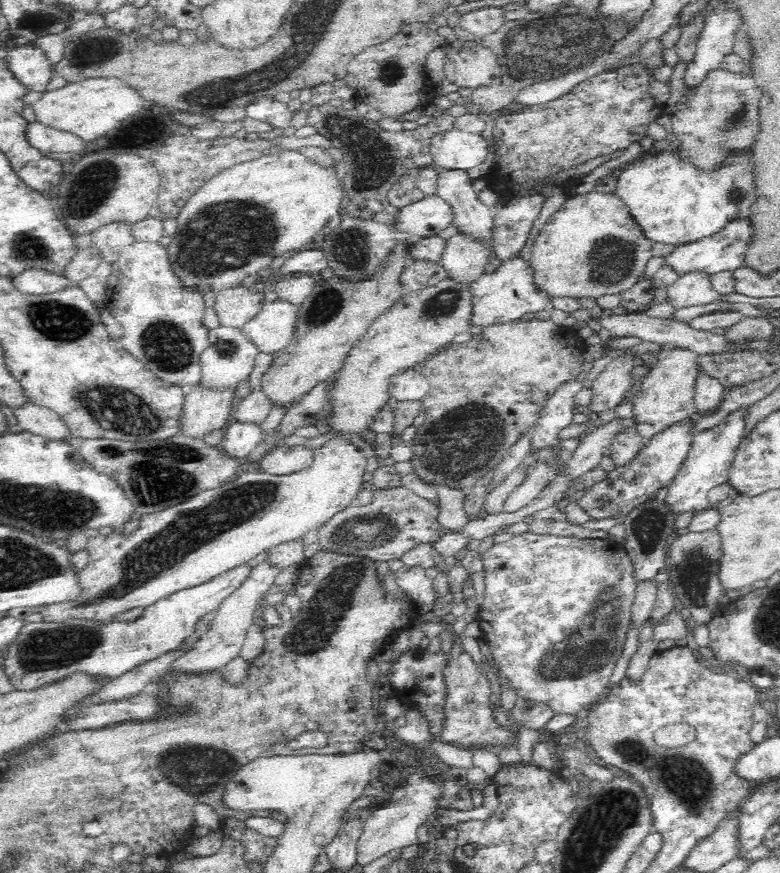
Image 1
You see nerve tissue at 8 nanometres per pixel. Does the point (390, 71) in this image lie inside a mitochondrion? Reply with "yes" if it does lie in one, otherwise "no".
yes

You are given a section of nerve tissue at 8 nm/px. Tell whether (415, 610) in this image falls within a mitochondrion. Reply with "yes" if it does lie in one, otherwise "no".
no

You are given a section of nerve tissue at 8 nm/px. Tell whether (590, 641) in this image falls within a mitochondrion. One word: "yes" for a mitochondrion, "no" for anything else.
yes

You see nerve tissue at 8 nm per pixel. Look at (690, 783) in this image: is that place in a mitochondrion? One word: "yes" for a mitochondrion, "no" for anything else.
yes

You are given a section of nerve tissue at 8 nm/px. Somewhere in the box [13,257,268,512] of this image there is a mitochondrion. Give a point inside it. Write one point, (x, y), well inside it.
(162, 474)

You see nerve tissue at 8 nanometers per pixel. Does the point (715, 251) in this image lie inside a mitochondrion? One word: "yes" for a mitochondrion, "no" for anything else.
no

